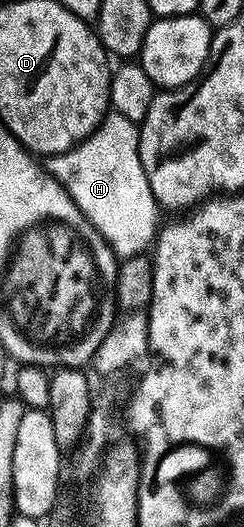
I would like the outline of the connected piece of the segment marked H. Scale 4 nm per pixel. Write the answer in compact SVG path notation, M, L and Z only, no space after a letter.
M115 112L105 114L100 127L90 137L66 152L51 155L46 169L66 188L74 204L78 204L96 231L107 240L117 259L144 254L155 243L162 225L162 210L156 205L154 192L150 192L150 180L146 180L142 168L137 123Z

